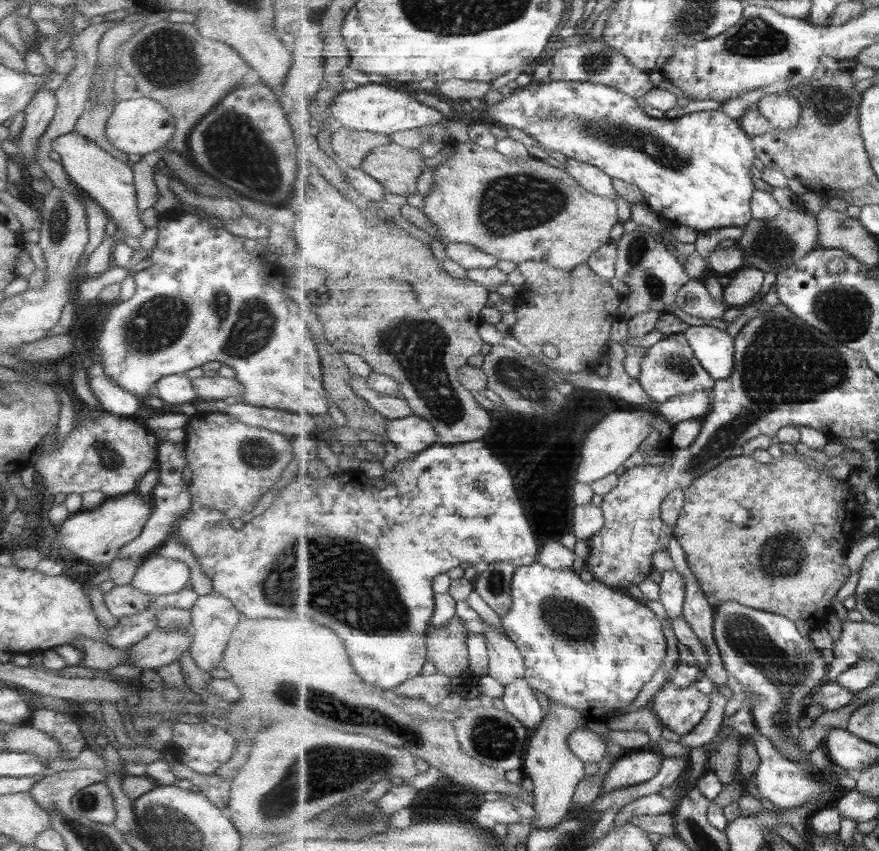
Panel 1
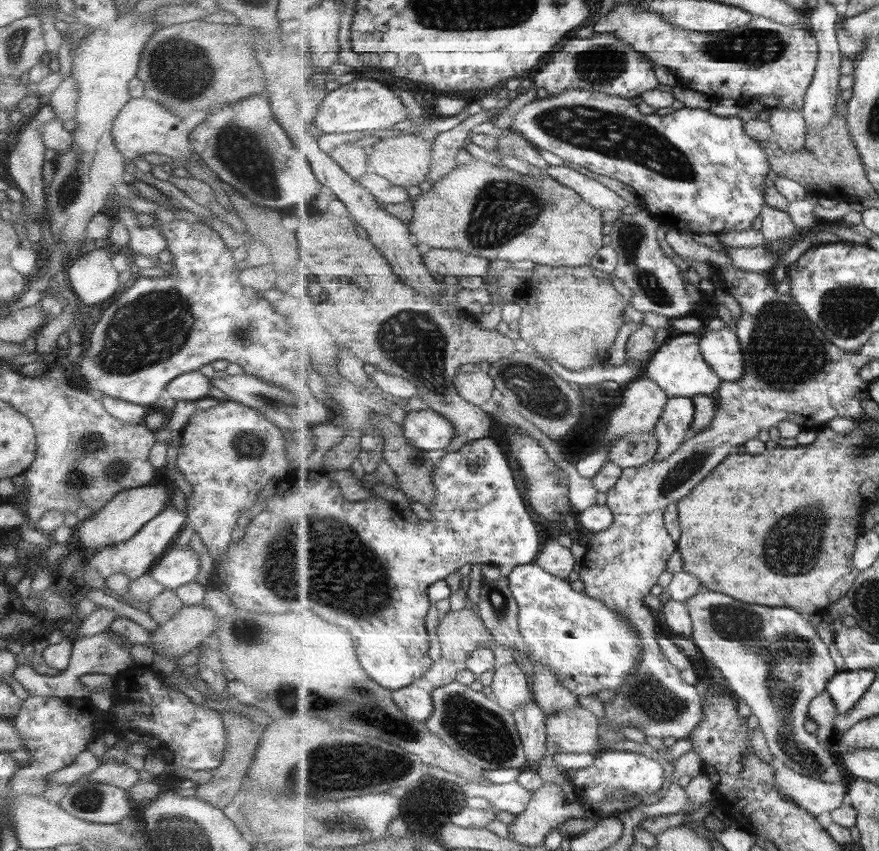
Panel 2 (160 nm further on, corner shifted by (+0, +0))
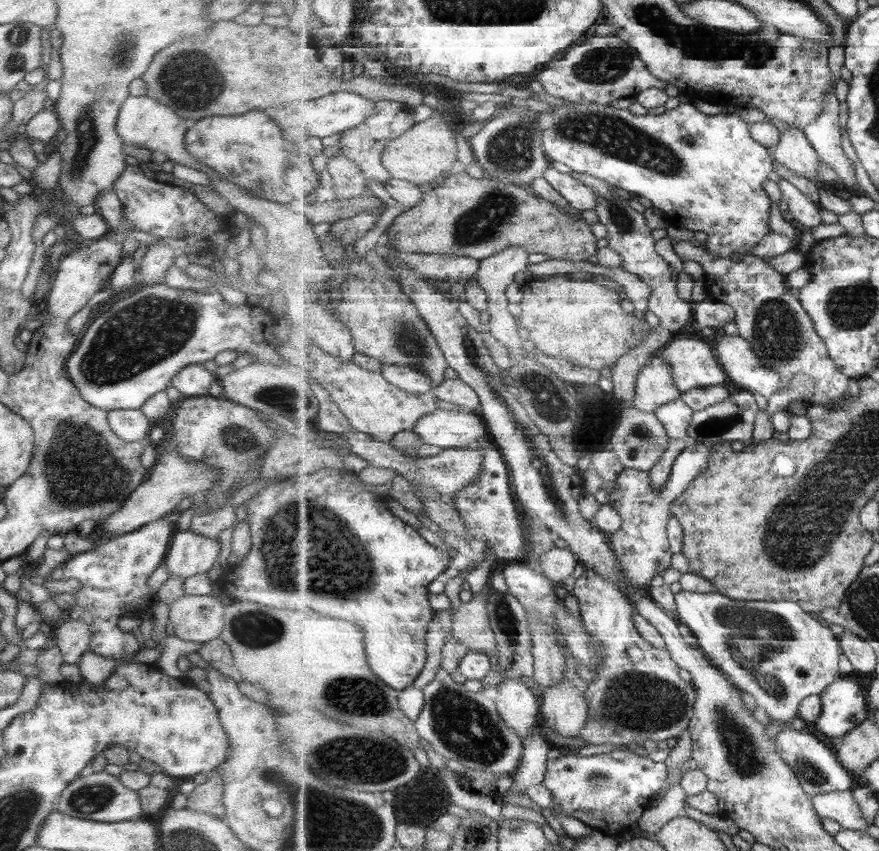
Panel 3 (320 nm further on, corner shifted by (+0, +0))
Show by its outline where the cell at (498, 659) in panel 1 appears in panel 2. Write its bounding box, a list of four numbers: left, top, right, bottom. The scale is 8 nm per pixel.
[491,662,534,713]

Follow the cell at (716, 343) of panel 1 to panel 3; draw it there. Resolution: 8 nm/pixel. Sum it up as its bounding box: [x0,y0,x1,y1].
[714,334,782,398]

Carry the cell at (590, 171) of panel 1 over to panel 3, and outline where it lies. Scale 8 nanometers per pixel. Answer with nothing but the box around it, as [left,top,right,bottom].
[544,166,600,210]

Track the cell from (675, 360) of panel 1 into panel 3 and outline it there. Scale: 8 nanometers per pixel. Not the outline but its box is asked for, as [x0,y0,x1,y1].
[662,337,730,394]

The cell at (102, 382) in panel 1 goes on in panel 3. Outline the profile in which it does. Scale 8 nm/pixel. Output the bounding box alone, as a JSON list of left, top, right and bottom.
[106,410,152,443]

